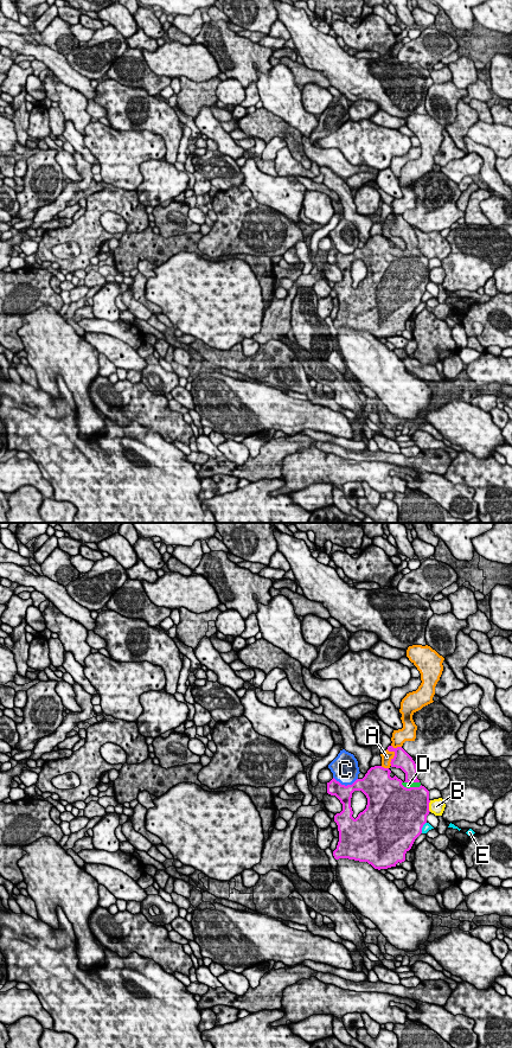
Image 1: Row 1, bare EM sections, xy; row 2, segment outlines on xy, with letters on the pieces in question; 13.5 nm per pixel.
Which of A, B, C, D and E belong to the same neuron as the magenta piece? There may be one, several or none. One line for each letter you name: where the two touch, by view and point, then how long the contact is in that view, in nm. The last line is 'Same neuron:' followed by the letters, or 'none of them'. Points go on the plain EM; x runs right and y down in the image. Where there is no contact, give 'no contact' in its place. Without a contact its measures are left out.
D: contact xy (411, 256); length 280 nm
Same neuron: D

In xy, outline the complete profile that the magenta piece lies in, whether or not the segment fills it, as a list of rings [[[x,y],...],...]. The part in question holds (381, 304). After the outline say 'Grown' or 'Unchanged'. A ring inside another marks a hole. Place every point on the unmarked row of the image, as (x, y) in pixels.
[[[389,215],[388,219],[395,222],[391,236],[401,237],[405,242],[404,251],[396,244],[391,247],[391,239],[382,235],[371,236],[363,248],[357,248],[352,254],[341,254],[334,247],[327,251],[327,262],[335,264],[343,273],[343,280],[334,285],[339,300],[339,311],[333,320],[335,328],[367,331],[378,339],[396,336],[398,331],[405,330],[405,322],[422,302],[430,281],[429,260],[421,254],[416,232],[402,216]],[[354,260],[361,260],[367,267],[366,277],[356,288],[351,276]]]. Grown

